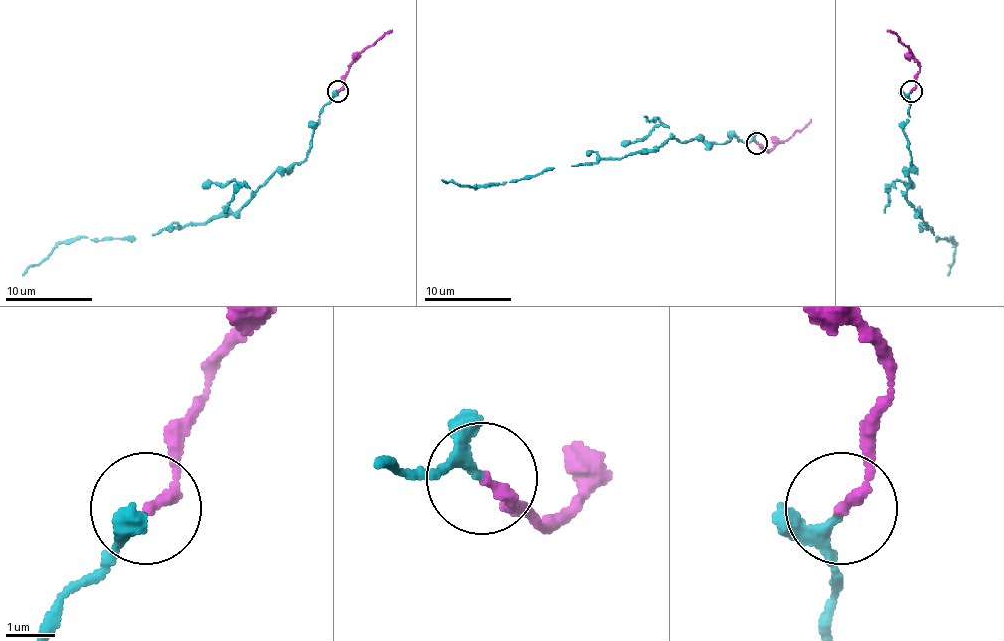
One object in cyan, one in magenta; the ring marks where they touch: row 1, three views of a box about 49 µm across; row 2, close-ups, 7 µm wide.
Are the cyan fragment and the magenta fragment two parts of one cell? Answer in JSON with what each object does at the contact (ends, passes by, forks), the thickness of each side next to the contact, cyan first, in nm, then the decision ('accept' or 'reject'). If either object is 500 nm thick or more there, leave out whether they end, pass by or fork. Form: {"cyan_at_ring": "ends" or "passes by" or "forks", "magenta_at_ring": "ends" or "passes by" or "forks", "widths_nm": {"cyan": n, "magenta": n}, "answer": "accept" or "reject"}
{"cyan_at_ring": "passes by", "magenta_at_ring": "ends", "widths_nm": {"cyan": 150, "magenta": 240}, "answer": "accept"}

